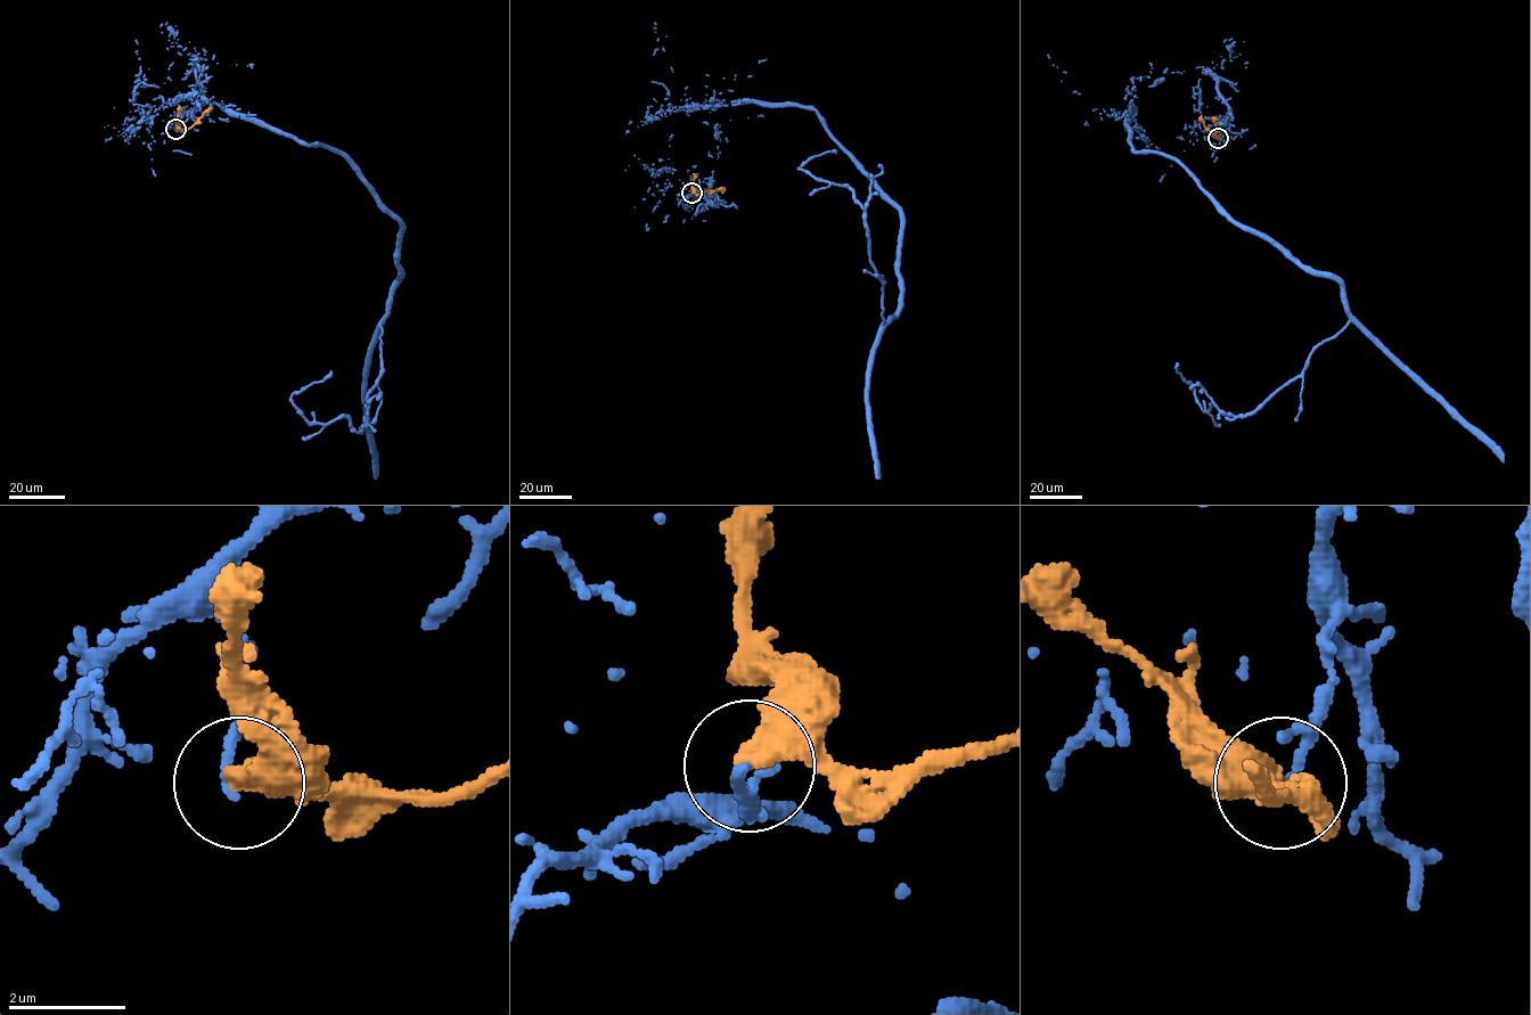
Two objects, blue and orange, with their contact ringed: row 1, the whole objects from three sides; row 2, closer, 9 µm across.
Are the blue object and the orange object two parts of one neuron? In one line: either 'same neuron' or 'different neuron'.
different neuron

